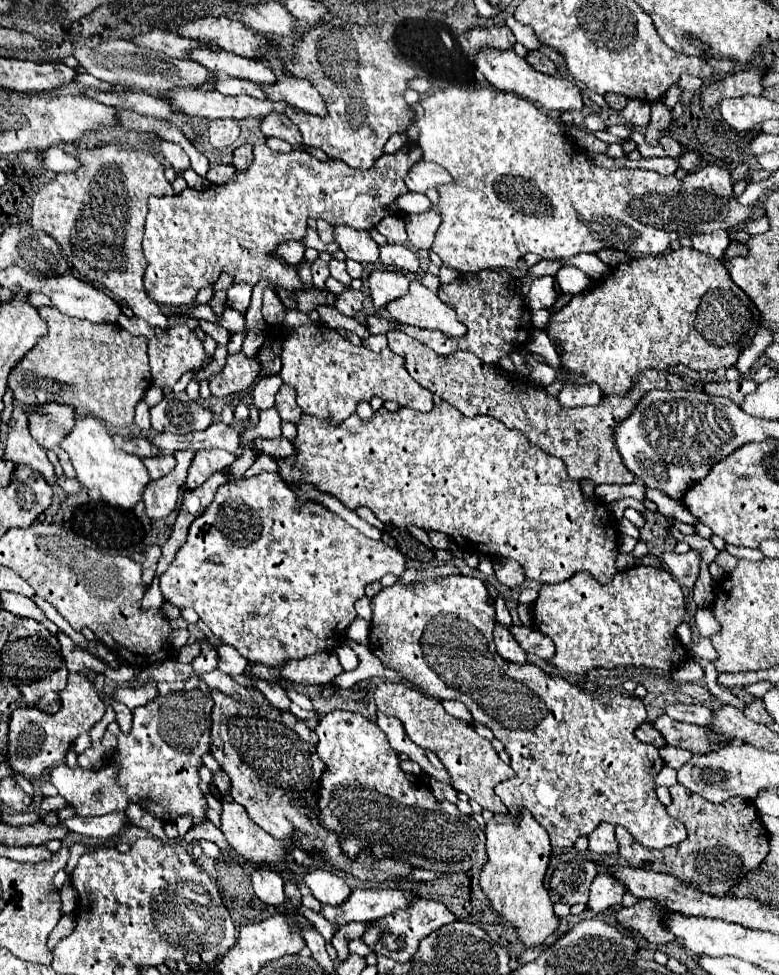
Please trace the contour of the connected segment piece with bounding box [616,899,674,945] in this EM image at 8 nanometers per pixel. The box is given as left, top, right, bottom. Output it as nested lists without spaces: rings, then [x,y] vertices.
[[[640,899],[634,907],[628,907],[628,909],[622,907],[616,913],[616,921],[624,929],[630,929],[630,931],[636,931],[638,935],[642,935],[646,941],[664,945],[664,943],[672,943],[674,937],[660,923],[662,913],[664,913],[664,909],[658,903]]]

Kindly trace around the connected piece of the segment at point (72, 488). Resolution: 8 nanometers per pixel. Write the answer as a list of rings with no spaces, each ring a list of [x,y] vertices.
[[[48,451],[48,455],[50,455],[50,461],[52,461],[54,469],[56,469],[56,483],[58,483],[66,493],[78,493],[78,491],[82,489],[82,485],[80,485],[76,479],[68,479],[68,477],[62,473],[62,467],[60,467],[60,463],[58,463],[58,457],[54,457],[52,451]]]

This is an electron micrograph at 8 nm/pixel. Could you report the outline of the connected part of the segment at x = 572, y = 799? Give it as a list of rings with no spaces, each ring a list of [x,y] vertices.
[[[448,575],[416,581],[412,585],[396,581],[392,587],[384,587],[378,595],[374,595],[370,605],[370,651],[386,667],[402,673],[428,697],[440,701],[462,701],[474,721],[492,729],[494,737],[504,743],[506,753],[512,757],[510,765],[516,773],[512,779],[496,787],[496,795],[512,811],[526,807],[550,835],[552,847],[572,847],[580,835],[592,833],[600,823],[626,827],[638,843],[650,849],[664,849],[684,841],[684,825],[666,813],[666,807],[654,793],[654,777],[660,773],[664,761],[656,747],[634,737],[636,727],[646,721],[644,703],[618,691],[584,693],[560,677],[546,675],[536,665],[516,665],[504,661],[496,653],[496,645],[492,641],[496,623],[494,605],[488,601],[488,591],[480,579]]]

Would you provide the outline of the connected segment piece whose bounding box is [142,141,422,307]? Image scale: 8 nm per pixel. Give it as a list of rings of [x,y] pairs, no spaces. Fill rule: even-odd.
[[[408,141],[402,149],[392,155],[382,155],[380,161],[368,171],[350,169],[342,161],[318,161],[310,153],[290,151],[278,153],[266,147],[264,143],[254,145],[254,163],[246,171],[236,171],[234,181],[224,185],[212,185],[204,189],[186,189],[180,195],[172,197],[152,197],[150,211],[146,217],[144,229],[144,257],[148,261],[148,269],[144,275],[144,287],[148,295],[160,305],[172,307],[190,307],[204,287],[204,283],[214,283],[222,271],[234,277],[234,283],[250,283],[256,285],[262,279],[270,281],[270,287],[304,287],[294,269],[288,269],[286,263],[272,257],[272,251],[288,241],[306,237],[306,219],[324,219],[330,225],[348,223],[354,229],[372,229],[386,215],[394,213],[394,199],[402,195],[406,189],[404,175],[410,171],[414,163],[422,159],[422,149]]]

